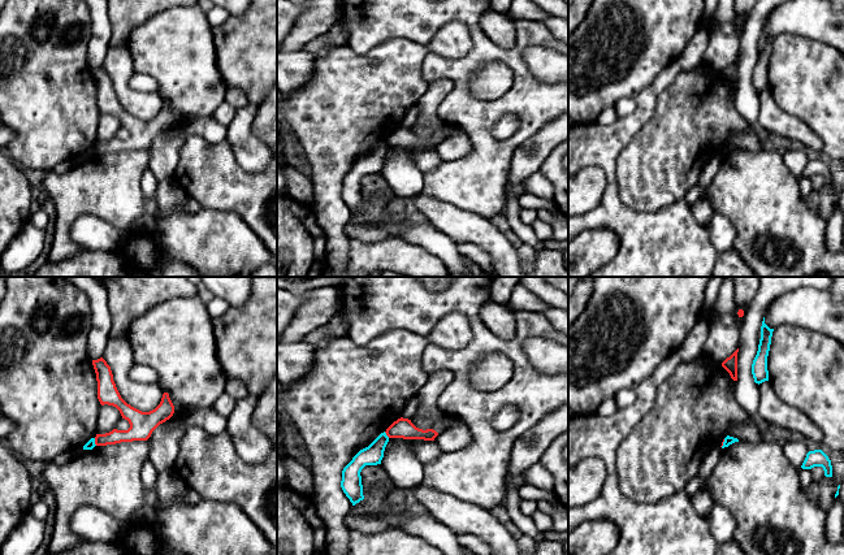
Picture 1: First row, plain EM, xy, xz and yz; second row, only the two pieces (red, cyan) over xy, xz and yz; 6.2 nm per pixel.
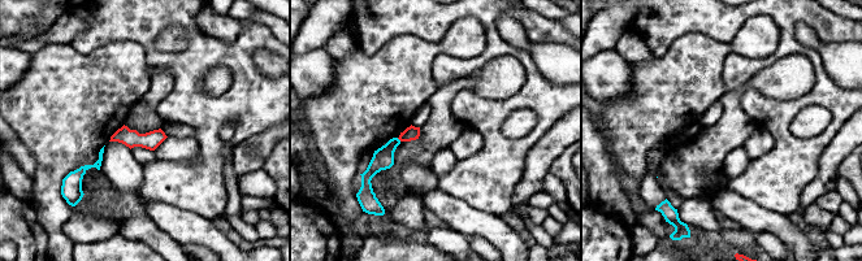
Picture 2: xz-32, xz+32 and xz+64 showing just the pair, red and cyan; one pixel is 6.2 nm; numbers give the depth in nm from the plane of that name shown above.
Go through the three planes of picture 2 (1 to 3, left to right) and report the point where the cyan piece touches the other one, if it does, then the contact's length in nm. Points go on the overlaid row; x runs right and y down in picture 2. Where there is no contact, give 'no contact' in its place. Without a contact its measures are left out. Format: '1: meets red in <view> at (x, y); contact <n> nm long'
1: no contact
2: meets red in xz+32 at (399, 139); contact 40 nm long
3: no contact

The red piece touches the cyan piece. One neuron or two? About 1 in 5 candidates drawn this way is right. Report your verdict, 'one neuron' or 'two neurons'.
two neurons

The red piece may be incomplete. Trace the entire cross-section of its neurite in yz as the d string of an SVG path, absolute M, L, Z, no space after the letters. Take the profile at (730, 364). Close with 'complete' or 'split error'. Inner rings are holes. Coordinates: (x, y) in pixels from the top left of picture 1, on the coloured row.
M739 348L722 363L722 367L730 373L733 381L737 381L737 352Z; complete

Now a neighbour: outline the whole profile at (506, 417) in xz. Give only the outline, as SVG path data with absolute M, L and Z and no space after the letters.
M507 406L495 415L493 420L493 426L498 432L507 432L514 426L518 419L519 419L518 408L514 406Z

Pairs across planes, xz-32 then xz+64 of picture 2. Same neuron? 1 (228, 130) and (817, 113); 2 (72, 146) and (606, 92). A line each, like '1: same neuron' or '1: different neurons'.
1: same neuron
2: different neurons

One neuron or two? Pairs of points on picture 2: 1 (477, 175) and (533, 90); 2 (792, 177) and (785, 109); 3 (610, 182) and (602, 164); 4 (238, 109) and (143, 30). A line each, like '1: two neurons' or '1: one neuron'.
1: one neuron
2: one neuron
3: one neuron
4: one neuron

